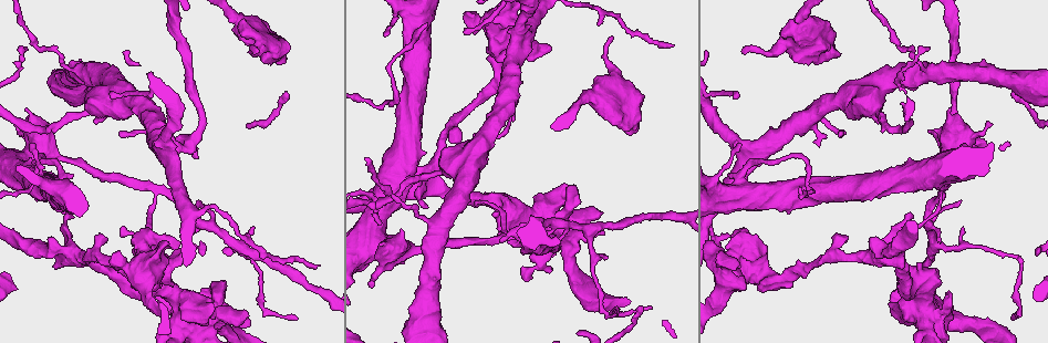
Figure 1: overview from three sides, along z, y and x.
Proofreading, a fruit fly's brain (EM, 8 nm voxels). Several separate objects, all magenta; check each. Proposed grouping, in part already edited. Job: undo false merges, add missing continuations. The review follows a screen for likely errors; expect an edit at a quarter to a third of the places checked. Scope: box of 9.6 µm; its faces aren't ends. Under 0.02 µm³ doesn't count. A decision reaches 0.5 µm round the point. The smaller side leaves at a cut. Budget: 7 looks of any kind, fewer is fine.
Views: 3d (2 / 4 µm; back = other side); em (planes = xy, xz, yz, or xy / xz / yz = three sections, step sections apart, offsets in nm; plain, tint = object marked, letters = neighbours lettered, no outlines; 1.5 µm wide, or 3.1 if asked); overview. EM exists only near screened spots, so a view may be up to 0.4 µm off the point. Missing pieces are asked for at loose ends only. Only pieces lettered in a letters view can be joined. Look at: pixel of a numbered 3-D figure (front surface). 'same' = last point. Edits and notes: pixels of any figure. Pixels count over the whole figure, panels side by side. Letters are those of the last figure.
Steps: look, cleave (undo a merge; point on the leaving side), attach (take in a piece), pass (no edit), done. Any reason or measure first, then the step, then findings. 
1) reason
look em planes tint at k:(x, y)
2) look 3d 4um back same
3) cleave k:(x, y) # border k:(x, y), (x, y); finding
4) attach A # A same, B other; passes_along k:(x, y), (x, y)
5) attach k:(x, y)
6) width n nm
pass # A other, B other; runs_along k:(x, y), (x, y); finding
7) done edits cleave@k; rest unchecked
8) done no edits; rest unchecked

thin end
look em planes tint at 1:(744, 50)

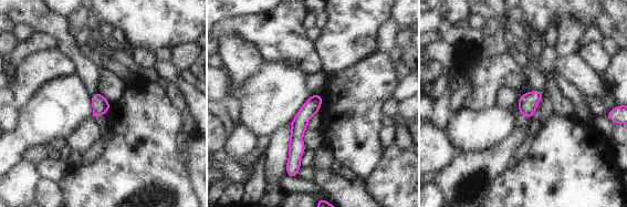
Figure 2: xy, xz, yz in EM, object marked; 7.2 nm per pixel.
look em planes letters same

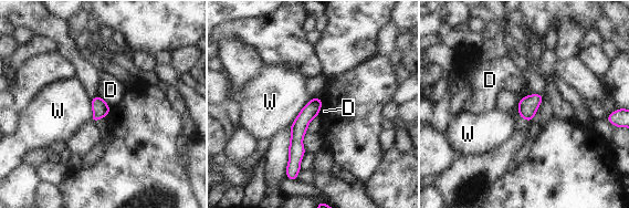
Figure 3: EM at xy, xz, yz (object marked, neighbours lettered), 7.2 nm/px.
pass # D other, W other; runs_along 3:(318, 101), (299, 127), (290, 168); no lettered piece goes on from it

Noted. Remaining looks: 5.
tapers out
look em xz step 8 letters at 1:(373, 283)

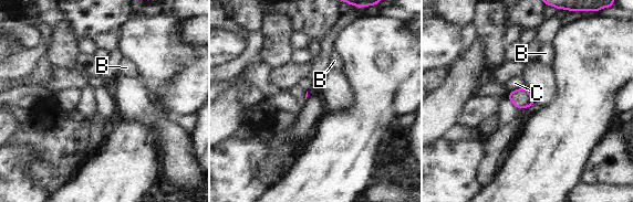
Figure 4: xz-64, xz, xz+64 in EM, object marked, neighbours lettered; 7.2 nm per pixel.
cut it another way
look em planes letters same

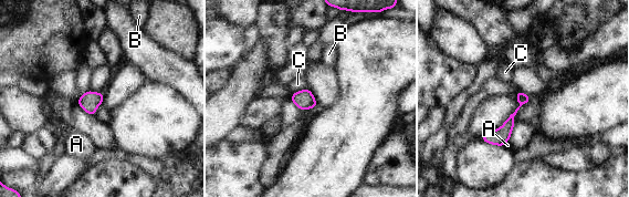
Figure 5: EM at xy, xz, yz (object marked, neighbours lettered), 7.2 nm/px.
pass # A other, B other, C other; border 5:(306, 87), (293, 93); none of them fits

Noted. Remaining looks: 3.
branch point
look 3d 4um at 1:(942, 189)

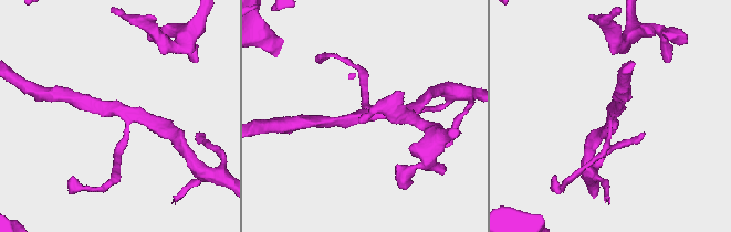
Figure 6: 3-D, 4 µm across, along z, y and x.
now the EM
look em yz step 8 tint at 6:(610, 111)

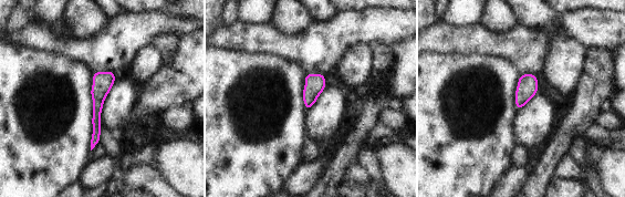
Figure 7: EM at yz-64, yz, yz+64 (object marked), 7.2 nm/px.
what lies round it
look em yz step 8 letters same

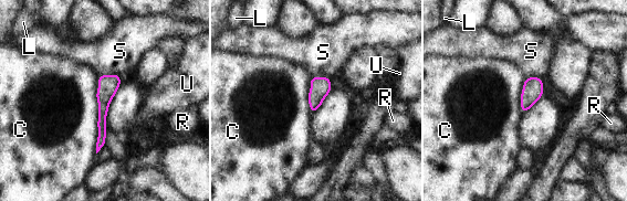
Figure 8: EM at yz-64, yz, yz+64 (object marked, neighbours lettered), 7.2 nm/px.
pass # C other, L other, R other, S other, U other; runs_along 8:(115, 77), (104, 95), (98, 146); continuous, no second cell

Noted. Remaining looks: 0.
done no edits; rest unchecked

